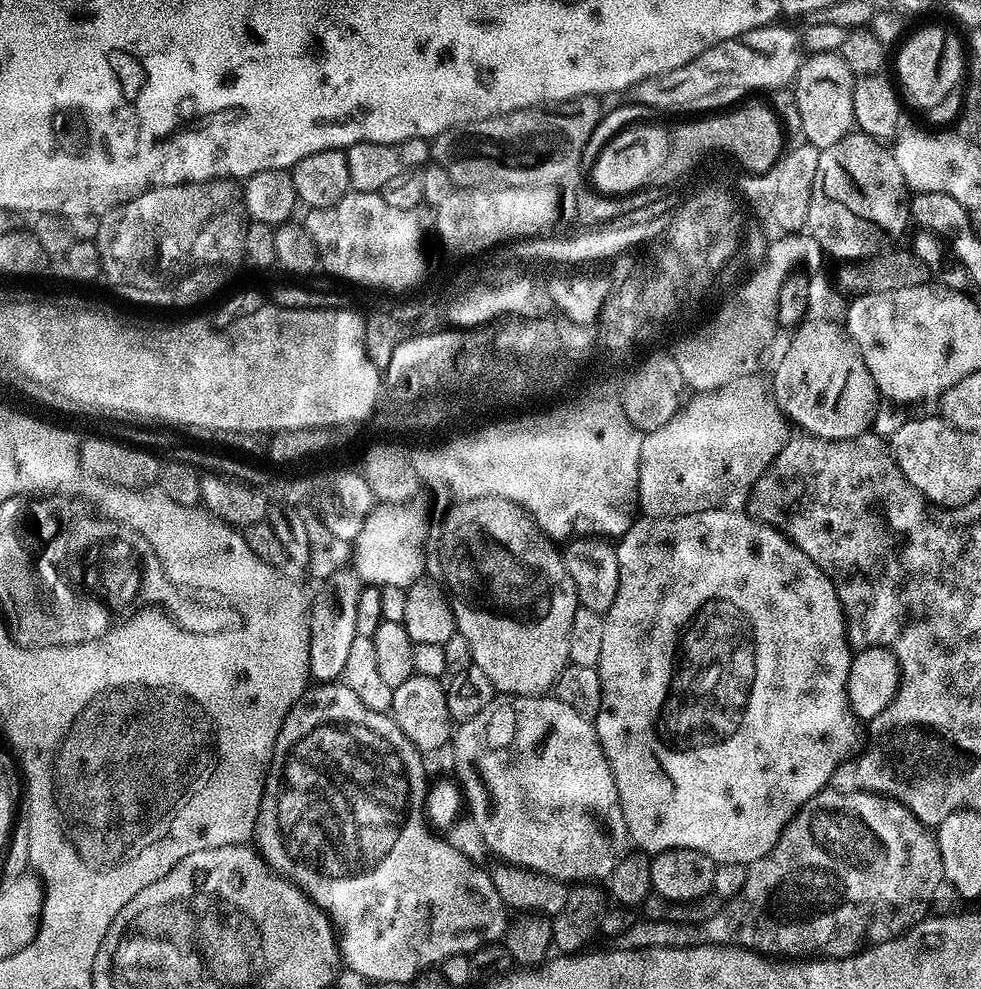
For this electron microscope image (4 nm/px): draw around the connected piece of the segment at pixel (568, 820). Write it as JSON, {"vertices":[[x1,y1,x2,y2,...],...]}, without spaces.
{"vertices":[[497,695,486,710,455,729,451,752,466,812,484,835,485,846,500,859,497,861,514,868,529,868,561,882,604,882,629,851,618,786,614,786,614,774,606,762,595,723,578,714,578,710,570,710,555,695]]}

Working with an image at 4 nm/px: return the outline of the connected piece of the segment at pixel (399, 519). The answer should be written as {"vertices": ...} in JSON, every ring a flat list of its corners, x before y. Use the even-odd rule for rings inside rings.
{"vertices":[[416,502,377,503,362,522,360,533,350,548,352,568,361,580,359,583,364,586,398,586,405,590,411,588,426,572,424,543,429,531,428,516]]}

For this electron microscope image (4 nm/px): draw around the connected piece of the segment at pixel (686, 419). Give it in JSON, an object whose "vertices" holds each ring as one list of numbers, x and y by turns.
{"vertices":[[760,374,742,377,741,380,730,382,724,388,719,388,715,392,701,392,693,395,693,400,689,404,685,403,679,412,674,414,674,418,670,418,670,422,666,422,666,426,662,426,658,430,647,433,640,441,640,465,638,466,637,476,637,494,636,502,639,511,645,516,681,516,682,514,694,514,702,510,710,510,711,508,734,508,743,509,748,502,748,493,752,491,754,482,758,482,758,478,770,466,770,462,782,450,782,446,787,444,790,439,789,421,783,412,776,405,776,398,770,391,770,384,767,379,764,380]]}

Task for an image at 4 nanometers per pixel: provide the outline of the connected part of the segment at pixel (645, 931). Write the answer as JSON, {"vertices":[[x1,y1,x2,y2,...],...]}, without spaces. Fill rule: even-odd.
{"vertices":[[831,786,824,788,810,802,806,802,796,812,796,817,784,827,774,850,761,860,755,860,749,867,746,886,742,886,742,894,733,900,721,903,718,914,702,925,675,924,669,920,637,919,624,933,615,937,614,944,619,951,633,952,639,948,693,948,703,944,728,944,732,948,747,948,750,952,767,954,772,958,839,958,852,956,873,944,881,944,913,928,916,923,929,915,932,907,932,895,938,882,944,879,942,858,936,845,936,837,906,806,896,800,889,800,875,792,842,792]]}

